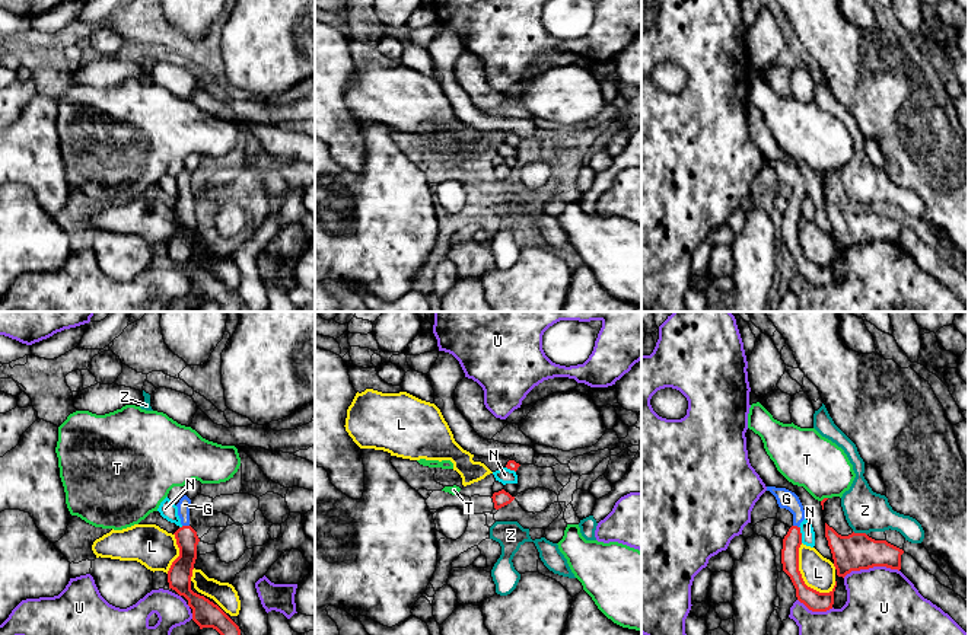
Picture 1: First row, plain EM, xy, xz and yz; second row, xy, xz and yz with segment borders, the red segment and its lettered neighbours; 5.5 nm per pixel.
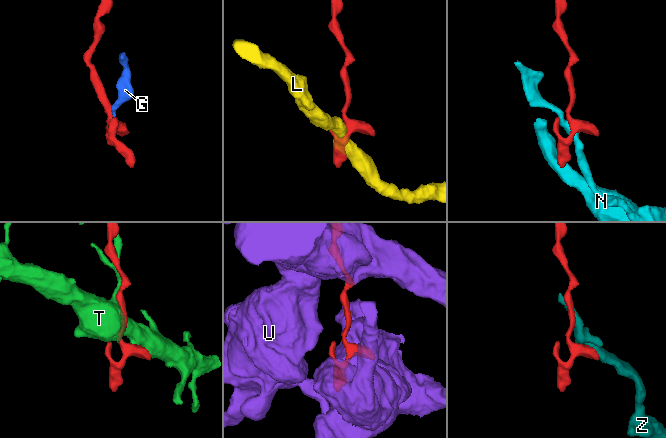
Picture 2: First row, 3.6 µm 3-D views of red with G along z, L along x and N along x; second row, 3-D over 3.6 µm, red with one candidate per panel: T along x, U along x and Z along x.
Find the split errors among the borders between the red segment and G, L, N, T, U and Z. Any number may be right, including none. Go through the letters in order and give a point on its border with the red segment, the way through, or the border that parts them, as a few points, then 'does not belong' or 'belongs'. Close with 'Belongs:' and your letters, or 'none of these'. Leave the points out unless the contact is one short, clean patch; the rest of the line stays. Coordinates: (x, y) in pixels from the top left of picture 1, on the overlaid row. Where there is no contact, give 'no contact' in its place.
G: meets red in xy at (185, 526); runs through xy (181, 570), (185, 561), (185, 526), (184, 504); belongs
L: meets red in yz at (801, 577); does not belong
N: meets red in yz at (801, 535); does not belong
T: meets red in yz at (824, 498); does not belong
U: meets red in yz at (871, 567); does not belong
Z: meets red in yz at (860, 533); does not belong
Belongs: G

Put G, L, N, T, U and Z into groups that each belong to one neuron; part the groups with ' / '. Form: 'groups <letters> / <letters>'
groups G / L / N / T / U / Z

